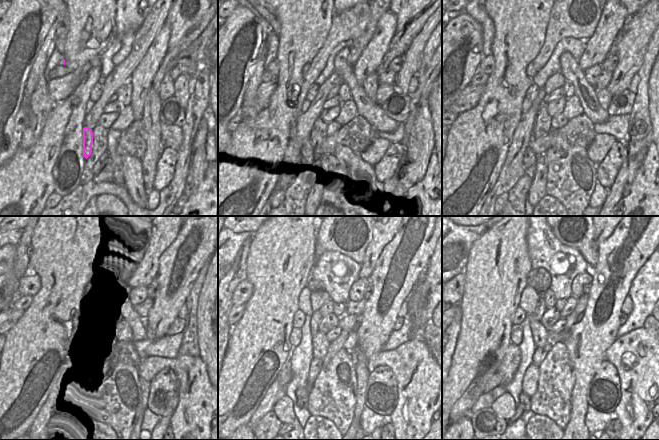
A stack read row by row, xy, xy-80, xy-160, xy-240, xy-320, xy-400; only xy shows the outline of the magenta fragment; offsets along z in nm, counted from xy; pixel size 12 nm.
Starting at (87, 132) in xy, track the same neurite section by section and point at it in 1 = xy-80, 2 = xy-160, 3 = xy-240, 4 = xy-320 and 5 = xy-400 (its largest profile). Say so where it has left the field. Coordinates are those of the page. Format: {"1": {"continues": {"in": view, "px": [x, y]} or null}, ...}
{"1": {"continues": {"in": "xy-80", "px": [308, 150]}}, "2": {"continues": {"in": "xy-160", "px": [529, 159]}}, "3": {"continues": {"in": "xy-240", "px": [77, 387]}}, "4": {"continues": {"in": "xy-320", "px": [302, 393]}}, "5": {"continues": {"in": "xy-400", "px": [525, 401]}}}

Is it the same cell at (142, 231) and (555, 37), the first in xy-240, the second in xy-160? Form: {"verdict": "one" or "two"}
{"verdict": "one"}

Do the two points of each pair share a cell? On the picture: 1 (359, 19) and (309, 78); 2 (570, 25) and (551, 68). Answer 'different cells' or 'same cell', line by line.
1: same cell
2: different cells

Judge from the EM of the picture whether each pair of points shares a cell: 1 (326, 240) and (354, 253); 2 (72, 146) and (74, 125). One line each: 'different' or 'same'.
1: same
2: same

